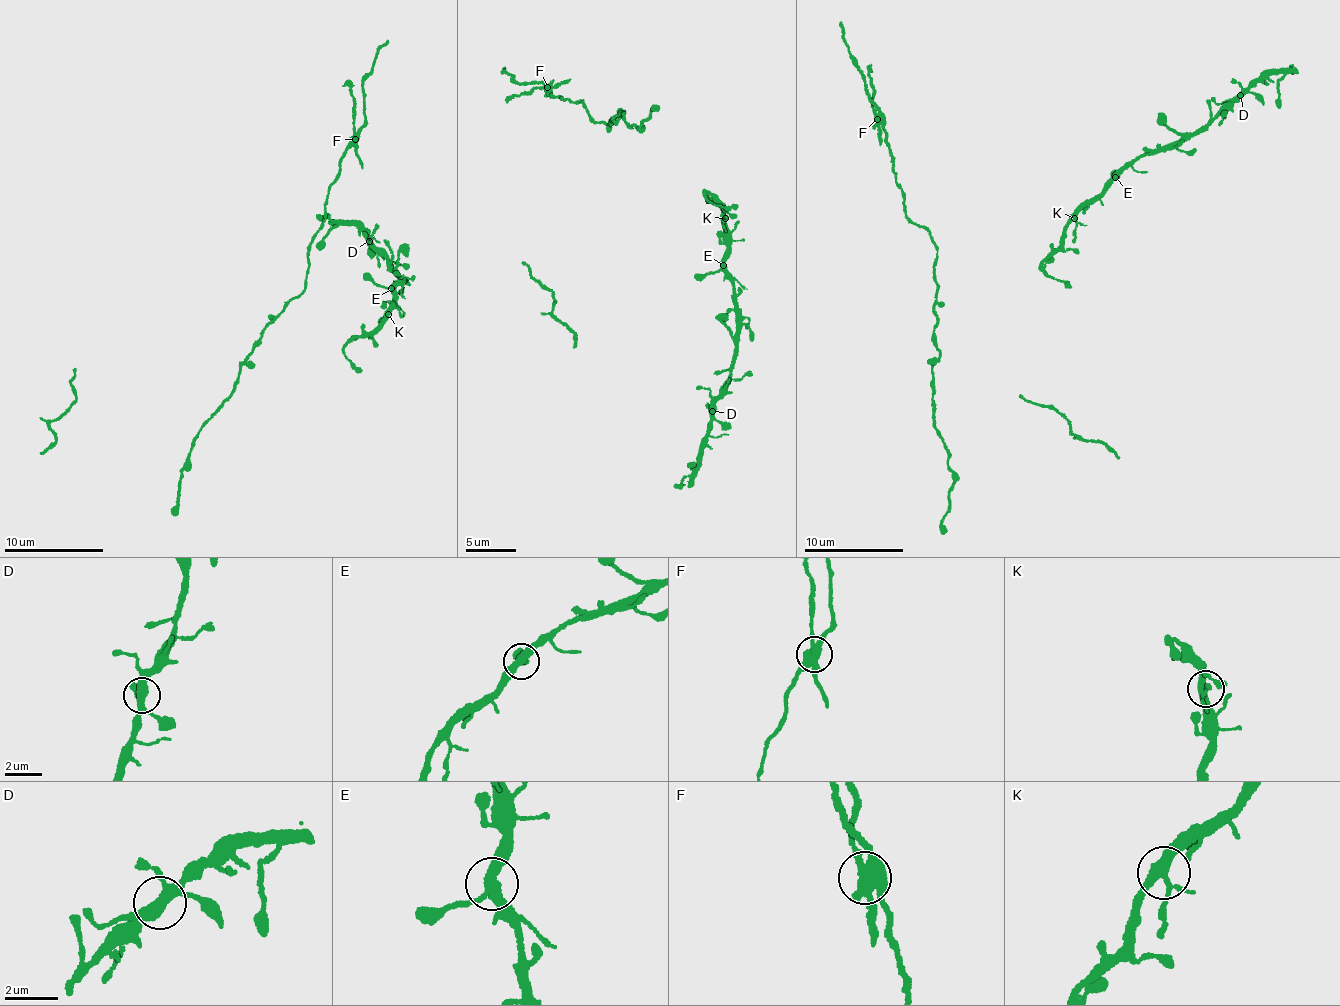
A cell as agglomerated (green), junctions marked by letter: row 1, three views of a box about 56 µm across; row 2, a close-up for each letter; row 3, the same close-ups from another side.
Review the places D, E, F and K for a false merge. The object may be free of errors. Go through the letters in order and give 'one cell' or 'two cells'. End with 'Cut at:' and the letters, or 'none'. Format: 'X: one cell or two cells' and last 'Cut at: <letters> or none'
D: one cell
E: one cell
F: two cells
K: one cell
Cut at: F

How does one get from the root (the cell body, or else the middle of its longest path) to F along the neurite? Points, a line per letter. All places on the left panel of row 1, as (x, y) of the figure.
F: (306, 285), (310, 243), (324, 220), (329, 183), (336, 178), (343, 153), (354, 138)

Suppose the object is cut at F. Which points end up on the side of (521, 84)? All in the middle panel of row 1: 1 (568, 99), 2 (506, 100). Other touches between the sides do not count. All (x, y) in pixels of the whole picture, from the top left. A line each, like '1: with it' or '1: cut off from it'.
1: with it
2: cut off from it

